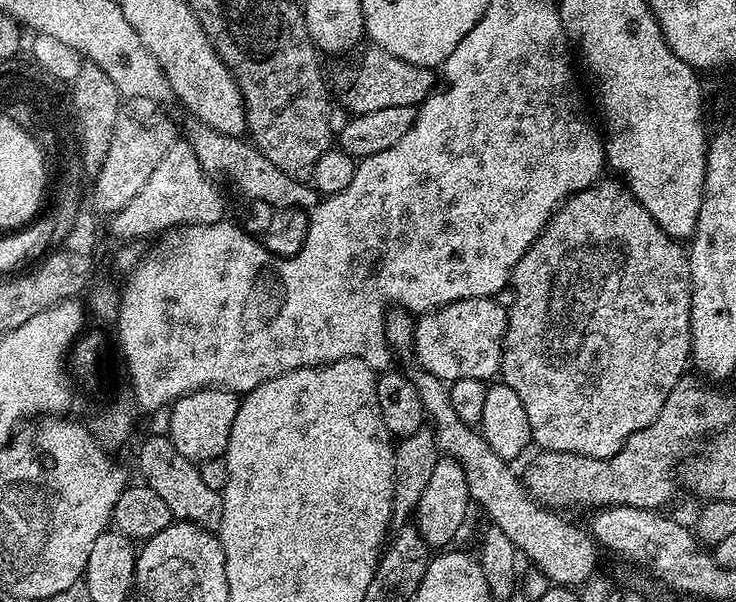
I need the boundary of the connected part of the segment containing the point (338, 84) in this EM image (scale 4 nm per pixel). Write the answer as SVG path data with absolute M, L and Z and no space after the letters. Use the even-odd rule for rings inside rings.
M368 46L353 68L340 68L330 76L331 87L335 95L336 92L340 95L341 106L348 114L358 116L370 114L374 110L386 110L386 106L416 108L423 104L425 98L432 95L432 83L435 80L438 80L438 76L433 69L402 62L402 58L394 58L394 54L375 46Z

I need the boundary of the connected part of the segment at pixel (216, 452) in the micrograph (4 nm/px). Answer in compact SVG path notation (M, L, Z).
M200 388L196 392L188 392L172 401L167 413L169 416L166 435L174 450L178 450L178 454L190 461L219 461L228 451L230 430L239 409L240 400L237 393L230 392L227 388Z

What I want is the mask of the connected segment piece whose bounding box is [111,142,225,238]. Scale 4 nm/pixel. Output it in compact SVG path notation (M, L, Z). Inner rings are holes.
M187 142L174 143L170 150L166 150L162 162L154 166L154 174L150 174L146 186L142 186L142 190L138 190L138 194L134 194L134 198L130 198L130 202L111 218L116 222L116 228L124 228L124 232L128 232L128 220L132 220L132 232L146 232L150 238L169 230L179 230L186 224L219 224L225 219L224 200L207 179L211 180L190 145Z

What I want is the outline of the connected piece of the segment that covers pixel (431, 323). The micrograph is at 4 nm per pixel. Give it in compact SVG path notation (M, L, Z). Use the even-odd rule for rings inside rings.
M470 297L465 300L452 301L448 305L443 305L441 308L436 308L430 312L423 313L416 322L416 338L414 341L414 358L422 358L424 361L424 354L426 352L434 352L434 358L438 352L442 352L444 346L444 380L451 382L454 380L461 380L462 378L478 378L479 380L488 382L493 379L500 371L500 354L504 351L504 331L508 328L508 308L505 305L500 305L499 299L489 297Z

